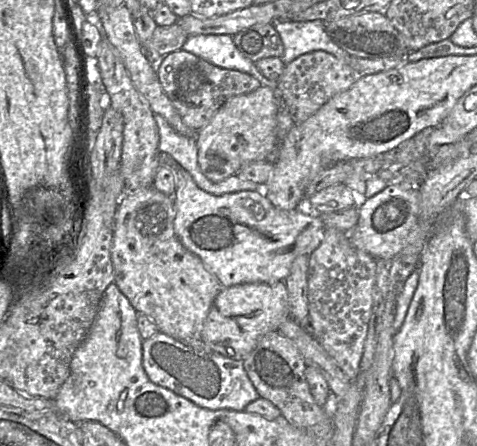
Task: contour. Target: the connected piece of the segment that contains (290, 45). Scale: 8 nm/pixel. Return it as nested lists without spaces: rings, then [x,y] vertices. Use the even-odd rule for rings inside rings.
[[[284,20],[272,24],[282,40],[284,53],[280,58],[286,65],[303,54],[318,50],[330,53],[337,58],[354,57],[331,40],[324,29],[323,21]]]

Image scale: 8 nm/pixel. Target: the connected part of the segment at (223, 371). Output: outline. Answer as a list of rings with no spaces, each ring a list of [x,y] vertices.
[[[161,331],[143,340],[142,363],[153,383],[205,409],[245,411],[249,403],[260,398],[245,371],[243,361],[225,357],[209,348],[191,347]]]

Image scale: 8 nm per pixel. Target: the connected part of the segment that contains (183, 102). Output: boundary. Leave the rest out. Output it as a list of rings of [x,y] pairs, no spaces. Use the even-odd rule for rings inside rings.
[[[183,49],[163,56],[156,64],[156,72],[163,91],[194,132],[203,128],[230,97],[261,87],[261,83],[248,73],[215,66]]]

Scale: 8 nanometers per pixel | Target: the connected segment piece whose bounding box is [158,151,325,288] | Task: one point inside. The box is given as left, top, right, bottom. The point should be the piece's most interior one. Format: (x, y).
(241, 237)

